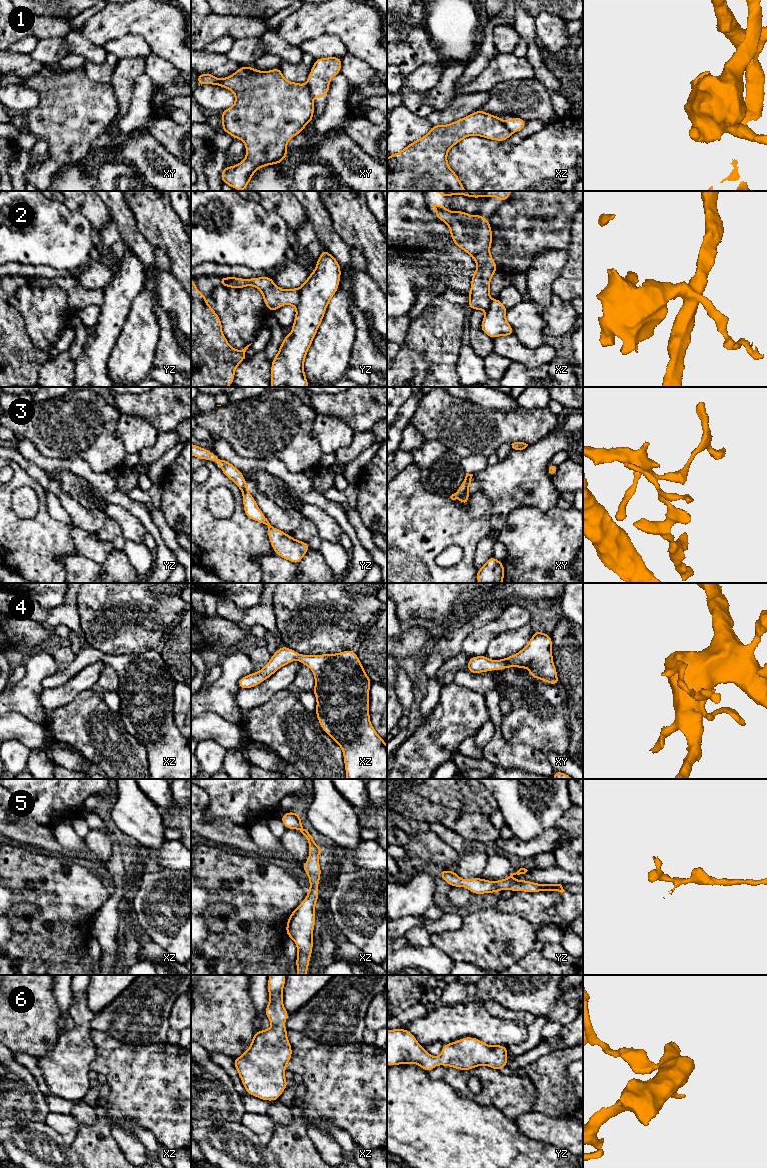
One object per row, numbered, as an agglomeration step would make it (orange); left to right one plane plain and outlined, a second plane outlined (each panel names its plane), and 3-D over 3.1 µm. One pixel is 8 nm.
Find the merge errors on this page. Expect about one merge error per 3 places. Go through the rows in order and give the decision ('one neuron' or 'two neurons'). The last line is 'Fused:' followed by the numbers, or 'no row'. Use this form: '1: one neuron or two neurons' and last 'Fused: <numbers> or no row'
1: two neurons
2: two neurons
3: two neurons
4: one neuron
5: one neuron
6: one neuron
Fused: 1, 2, 3

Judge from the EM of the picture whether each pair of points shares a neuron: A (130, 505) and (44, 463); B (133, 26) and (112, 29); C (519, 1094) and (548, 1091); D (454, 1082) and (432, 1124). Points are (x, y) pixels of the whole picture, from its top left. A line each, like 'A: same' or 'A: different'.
A: same
B: same
C: different
D: different

